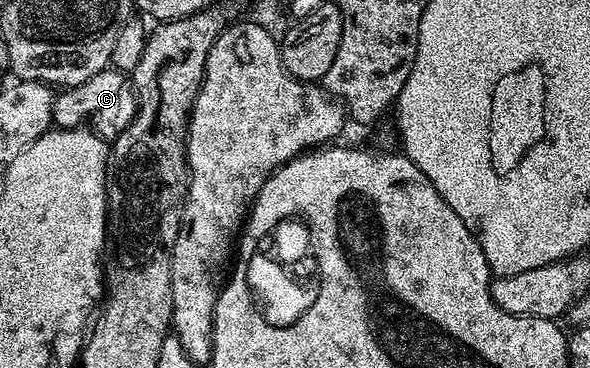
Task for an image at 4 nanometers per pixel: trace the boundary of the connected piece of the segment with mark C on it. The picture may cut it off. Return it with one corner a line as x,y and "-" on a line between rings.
108,68
89,76
80,86
68,86
55,95
52,123
56,127
72,130
75,126
89,124
100,138
113,140
135,118
135,91
124,71

